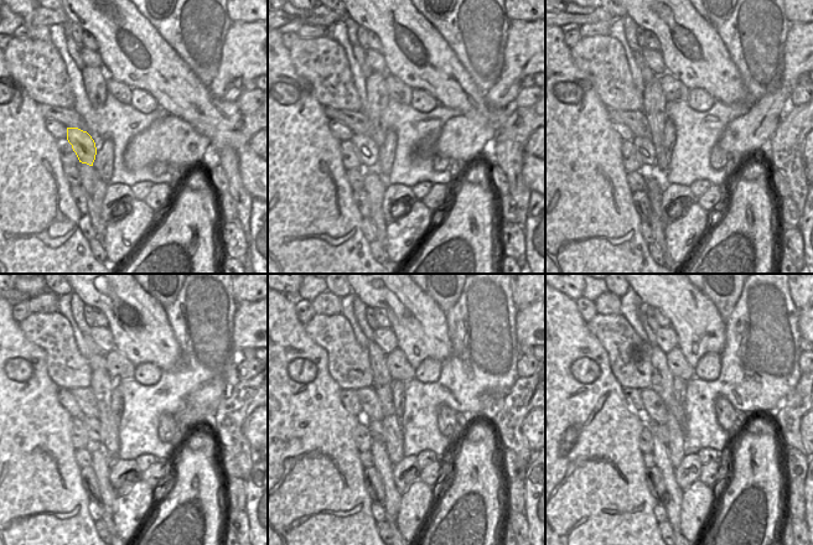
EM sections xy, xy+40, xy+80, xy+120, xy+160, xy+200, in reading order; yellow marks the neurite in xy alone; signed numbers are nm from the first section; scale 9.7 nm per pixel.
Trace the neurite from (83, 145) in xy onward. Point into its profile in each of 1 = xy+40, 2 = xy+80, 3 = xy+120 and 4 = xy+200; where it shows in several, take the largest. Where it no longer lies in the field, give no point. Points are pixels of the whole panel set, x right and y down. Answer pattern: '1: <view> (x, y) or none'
1: xy+40 (367, 149)
2: xy+80 (646, 150)
3: xy+120 (92, 425)
4: xy+200 (658, 430)

